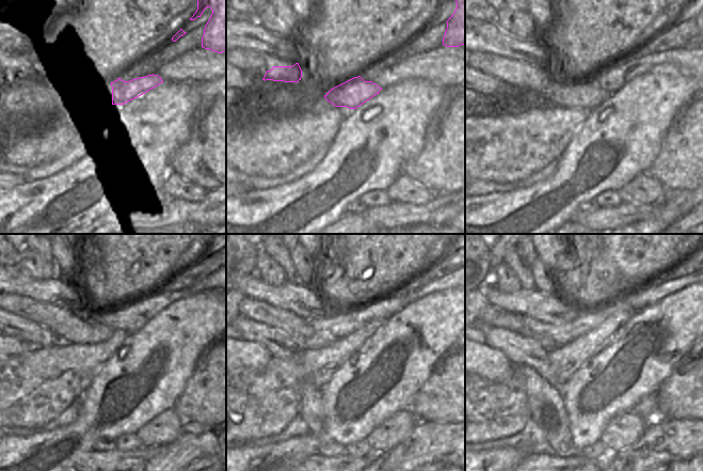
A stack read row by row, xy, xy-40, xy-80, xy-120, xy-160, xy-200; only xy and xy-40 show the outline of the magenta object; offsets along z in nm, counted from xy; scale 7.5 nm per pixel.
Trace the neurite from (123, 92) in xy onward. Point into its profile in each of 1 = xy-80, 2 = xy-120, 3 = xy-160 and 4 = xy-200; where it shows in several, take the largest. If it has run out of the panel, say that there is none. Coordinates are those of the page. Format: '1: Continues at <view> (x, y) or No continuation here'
1: Continues at xy-80 (536, 79)
2: Continues at xy-120 (66, 324)
3: Continues at xy-160 (308, 332)
4: Continues at xy-200 (549, 336).

